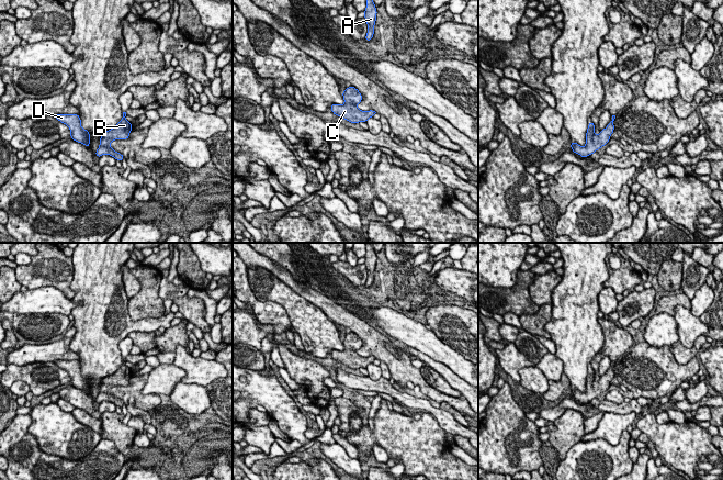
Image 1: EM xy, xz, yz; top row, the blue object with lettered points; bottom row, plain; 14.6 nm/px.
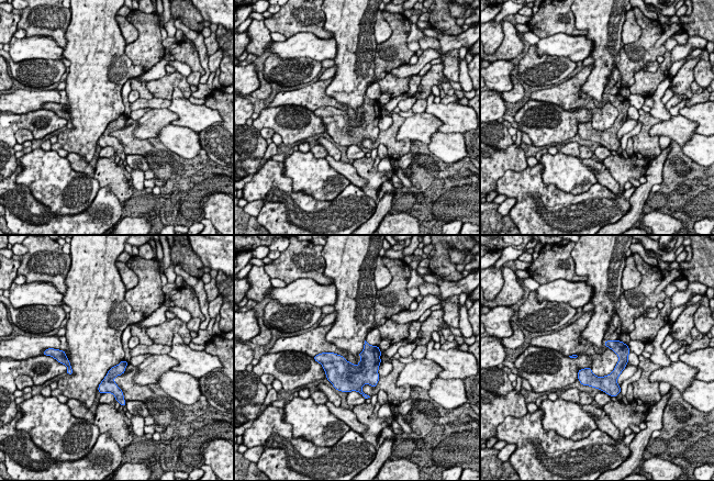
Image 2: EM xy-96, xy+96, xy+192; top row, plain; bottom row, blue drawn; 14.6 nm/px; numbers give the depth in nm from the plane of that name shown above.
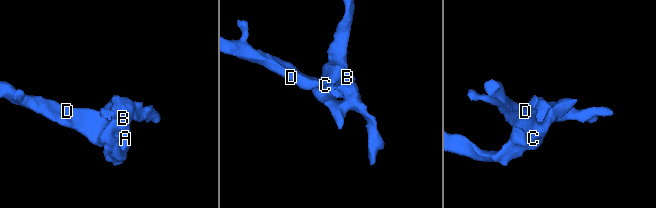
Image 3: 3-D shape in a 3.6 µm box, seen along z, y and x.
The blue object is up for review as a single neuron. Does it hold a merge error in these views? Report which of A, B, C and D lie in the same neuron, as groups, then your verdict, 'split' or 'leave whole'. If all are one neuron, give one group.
A B C D | leave whole

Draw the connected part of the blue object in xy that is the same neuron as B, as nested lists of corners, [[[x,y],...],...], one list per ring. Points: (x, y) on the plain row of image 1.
[[[123,358],[122,366],[111,376],[104,377],[100,384],[99,394],[95,398],[95,402],[99,404],[102,401],[110,401],[114,403],[116,406],[122,408],[124,402],[117,398],[115,398],[110,390],[115,386],[127,386],[129,383],[129,379],[133,376],[132,369],[126,365],[126,358]]]

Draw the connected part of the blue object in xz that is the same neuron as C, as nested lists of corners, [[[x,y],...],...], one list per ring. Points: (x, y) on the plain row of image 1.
[[[354,333],[346,334],[342,338],[344,349],[331,350],[331,357],[335,361],[341,362],[351,369],[366,368],[376,358],[374,356],[361,357],[357,350],[362,347],[362,341]]]

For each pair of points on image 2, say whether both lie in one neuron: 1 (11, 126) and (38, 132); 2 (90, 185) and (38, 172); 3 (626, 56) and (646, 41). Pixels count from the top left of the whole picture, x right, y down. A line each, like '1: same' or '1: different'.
1: same
2: same
3: same

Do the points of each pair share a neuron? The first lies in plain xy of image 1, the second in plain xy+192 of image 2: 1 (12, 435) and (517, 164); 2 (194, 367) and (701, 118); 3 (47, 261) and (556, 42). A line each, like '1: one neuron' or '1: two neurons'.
1: two neurons
2: one neuron
3: two neurons

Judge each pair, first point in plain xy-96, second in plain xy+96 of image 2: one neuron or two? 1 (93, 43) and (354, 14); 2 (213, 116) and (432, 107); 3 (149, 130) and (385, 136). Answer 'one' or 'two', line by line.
1: one
2: one
3: two

